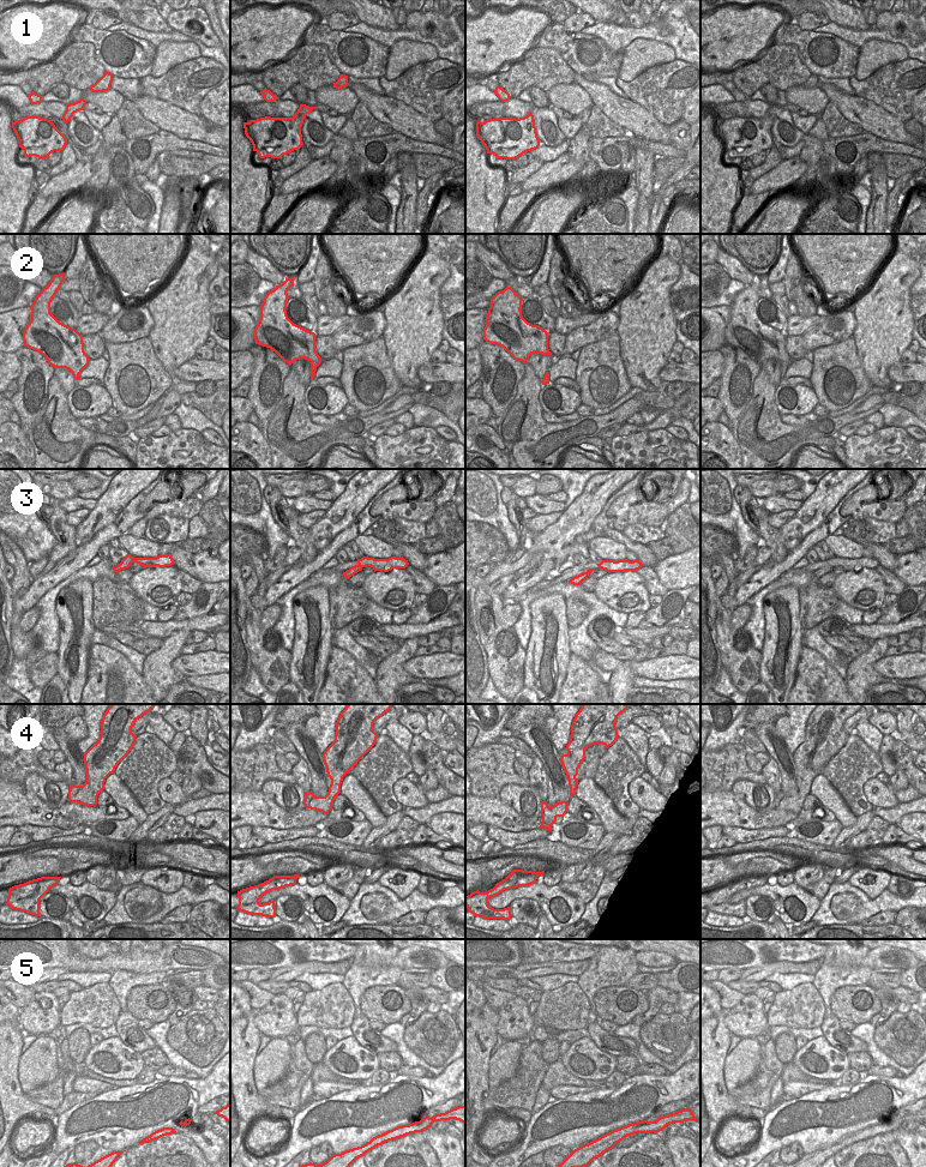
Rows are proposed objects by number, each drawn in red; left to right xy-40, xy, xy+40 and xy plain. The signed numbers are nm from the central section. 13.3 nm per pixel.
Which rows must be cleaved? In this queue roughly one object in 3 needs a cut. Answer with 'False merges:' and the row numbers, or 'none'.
False merges: 3

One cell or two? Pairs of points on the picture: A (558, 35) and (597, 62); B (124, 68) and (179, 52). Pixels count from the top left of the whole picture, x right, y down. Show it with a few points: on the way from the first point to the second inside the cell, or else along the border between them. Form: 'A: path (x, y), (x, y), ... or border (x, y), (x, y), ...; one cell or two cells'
A: path (567, 43), (573, 47), (581, 47), (588, 54); one cell
B: border (157, 47), (150, 73); two cells

